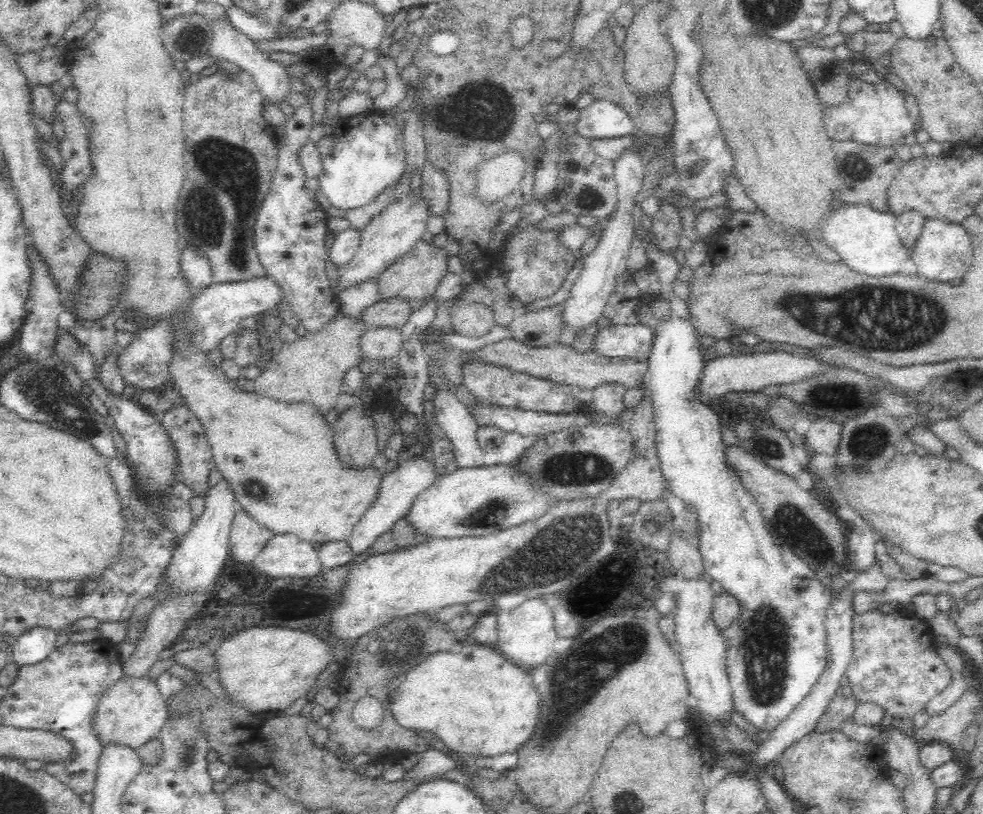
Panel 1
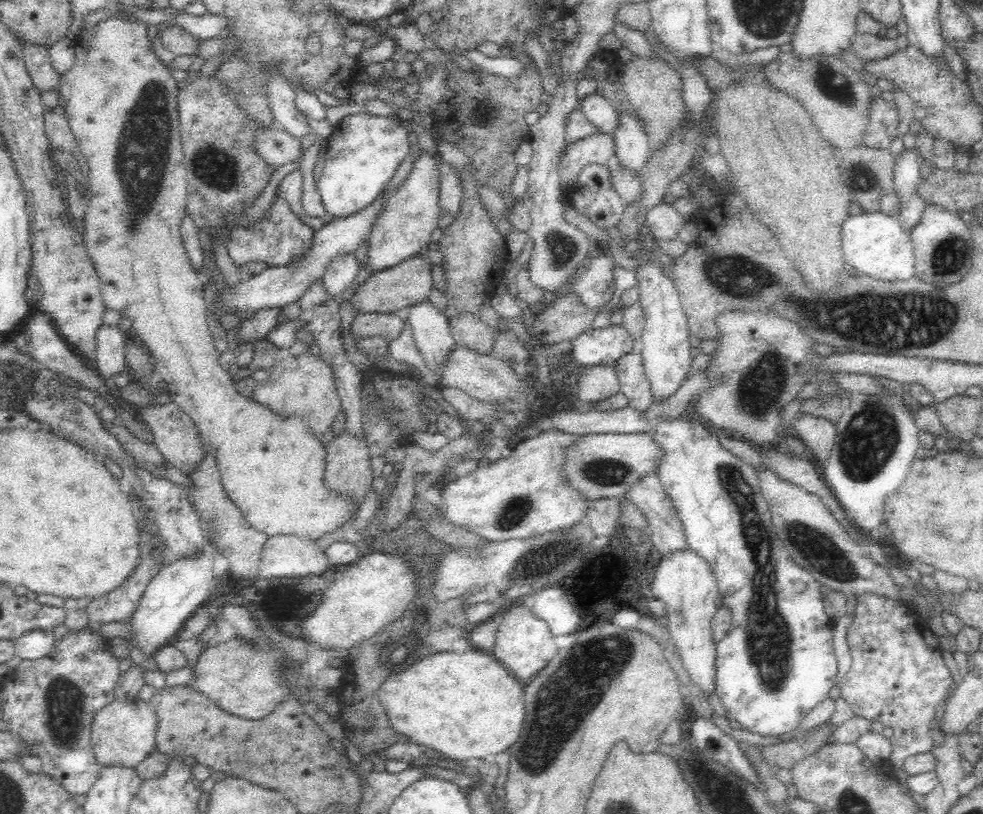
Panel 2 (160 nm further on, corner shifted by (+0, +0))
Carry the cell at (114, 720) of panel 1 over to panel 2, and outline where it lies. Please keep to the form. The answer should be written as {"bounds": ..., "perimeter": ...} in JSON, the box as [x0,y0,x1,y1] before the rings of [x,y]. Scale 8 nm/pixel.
{"bounds":[91,695,169,778],"perimeter":[[[138,695],[132,698],[115,697],[106,703],[94,715],[91,726],[91,742],[100,763],[100,768],[108,763],[136,767],[140,778],[157,777],[168,766],[169,755],[155,744],[155,735],[159,726],[158,713],[150,705],[150,700],[142,700]]]}

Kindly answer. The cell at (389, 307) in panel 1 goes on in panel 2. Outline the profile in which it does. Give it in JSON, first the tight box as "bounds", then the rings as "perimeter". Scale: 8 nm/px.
{"bounds":[350,311,406,340],"perimeter":[[[396,311],[360,312],[350,326],[354,338],[382,335],[388,340],[394,340],[404,328],[406,321],[400,318]]]}

